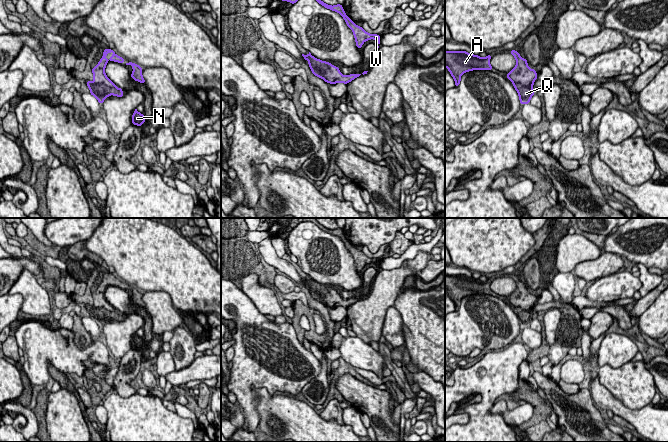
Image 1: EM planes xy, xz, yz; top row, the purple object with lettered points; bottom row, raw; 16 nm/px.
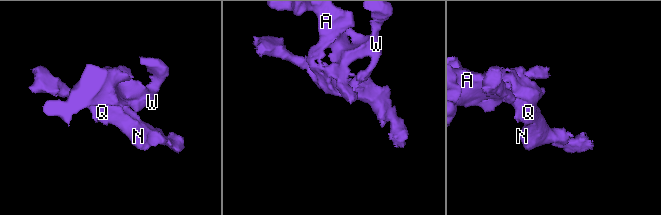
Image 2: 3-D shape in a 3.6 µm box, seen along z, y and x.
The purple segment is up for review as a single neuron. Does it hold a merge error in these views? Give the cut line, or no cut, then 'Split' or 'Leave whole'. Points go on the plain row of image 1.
Split along xy (93, 304), (99, 308), (115, 311). Split

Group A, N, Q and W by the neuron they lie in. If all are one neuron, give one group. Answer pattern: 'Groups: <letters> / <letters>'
Groups: A W / N Q

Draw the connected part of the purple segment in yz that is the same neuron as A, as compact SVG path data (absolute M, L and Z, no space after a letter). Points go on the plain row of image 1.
M445 275L445 291L454 302L455 311L458 311L462 298L473 294L492 294L491 281L487 279L482 282L466 275Z

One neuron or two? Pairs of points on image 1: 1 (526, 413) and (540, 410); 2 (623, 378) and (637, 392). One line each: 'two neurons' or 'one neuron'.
1: two neurons
2: one neuron

